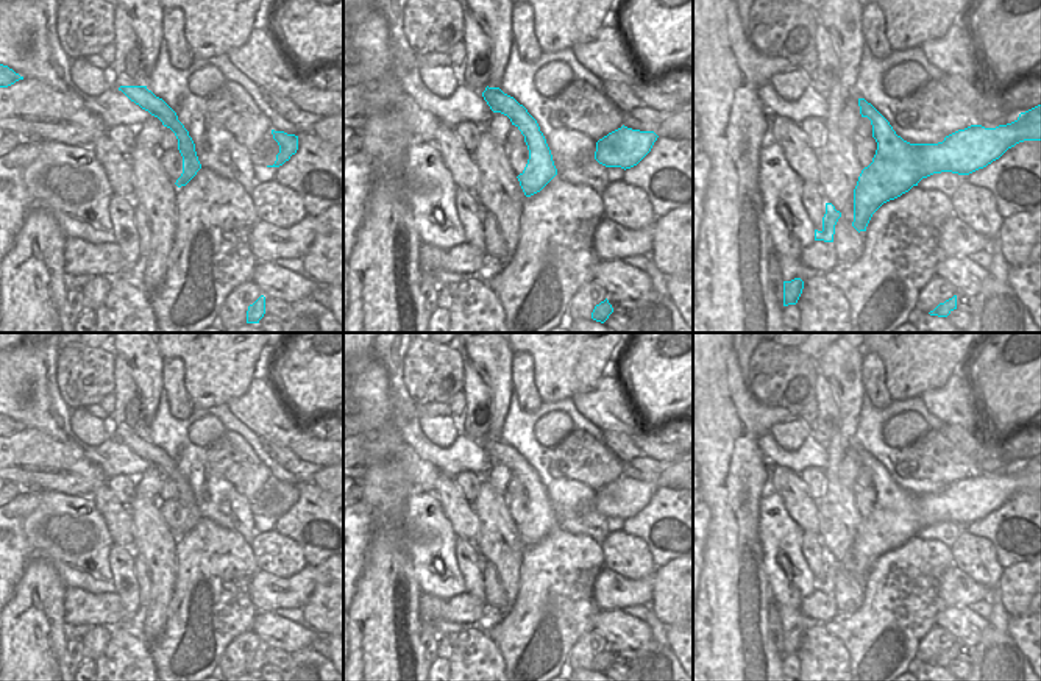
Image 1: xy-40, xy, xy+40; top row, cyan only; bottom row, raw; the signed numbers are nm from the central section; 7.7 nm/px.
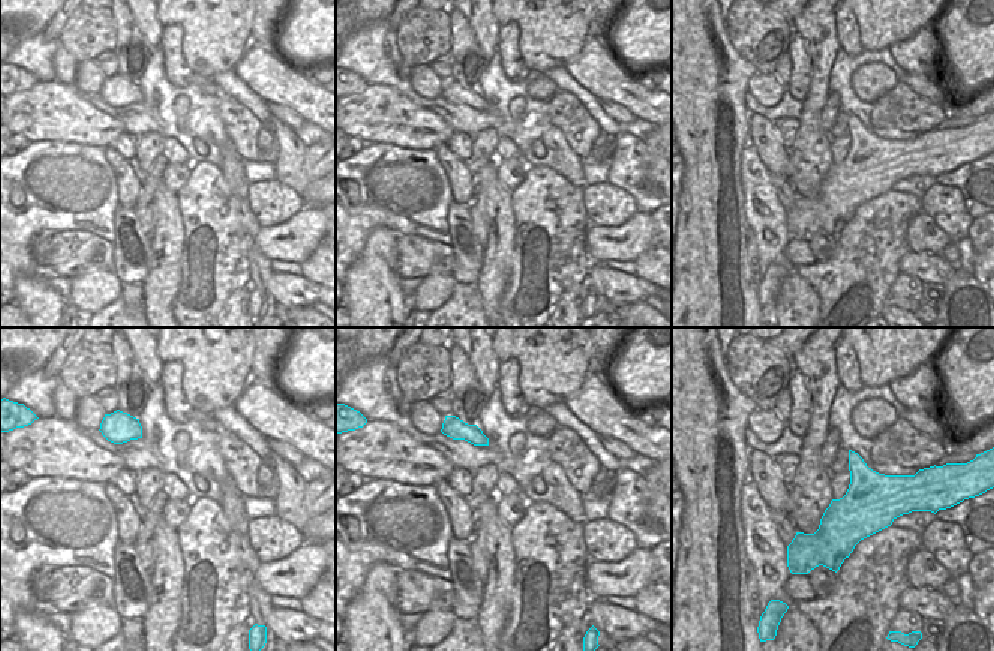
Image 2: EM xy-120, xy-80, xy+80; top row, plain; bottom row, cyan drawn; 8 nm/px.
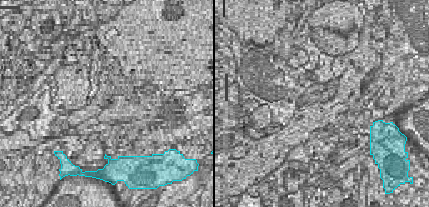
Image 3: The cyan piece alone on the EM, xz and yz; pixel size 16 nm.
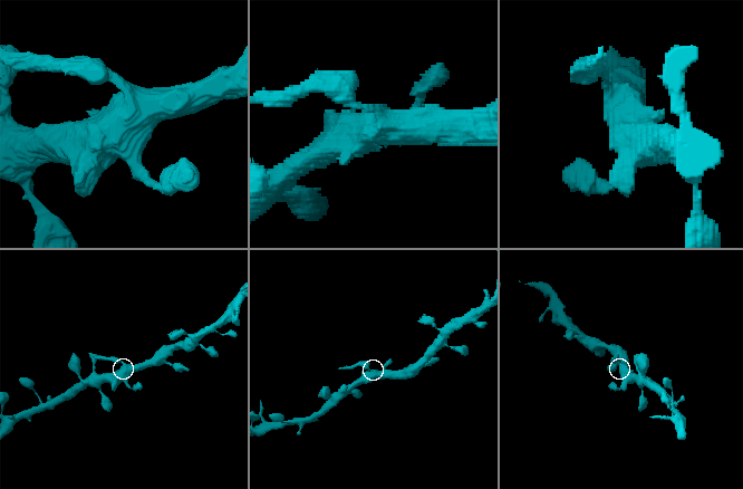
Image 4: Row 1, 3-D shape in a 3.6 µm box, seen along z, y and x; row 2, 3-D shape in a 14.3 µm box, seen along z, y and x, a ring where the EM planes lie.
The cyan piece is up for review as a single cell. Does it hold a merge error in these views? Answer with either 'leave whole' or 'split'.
leave whole

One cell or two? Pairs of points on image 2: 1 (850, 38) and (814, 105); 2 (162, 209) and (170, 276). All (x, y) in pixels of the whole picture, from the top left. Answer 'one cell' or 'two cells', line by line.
1: two cells
2: one cell

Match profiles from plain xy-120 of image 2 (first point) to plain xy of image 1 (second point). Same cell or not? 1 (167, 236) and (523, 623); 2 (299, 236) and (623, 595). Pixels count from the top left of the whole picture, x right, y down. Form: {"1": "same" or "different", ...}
{"1": "different", "2": "same"}

